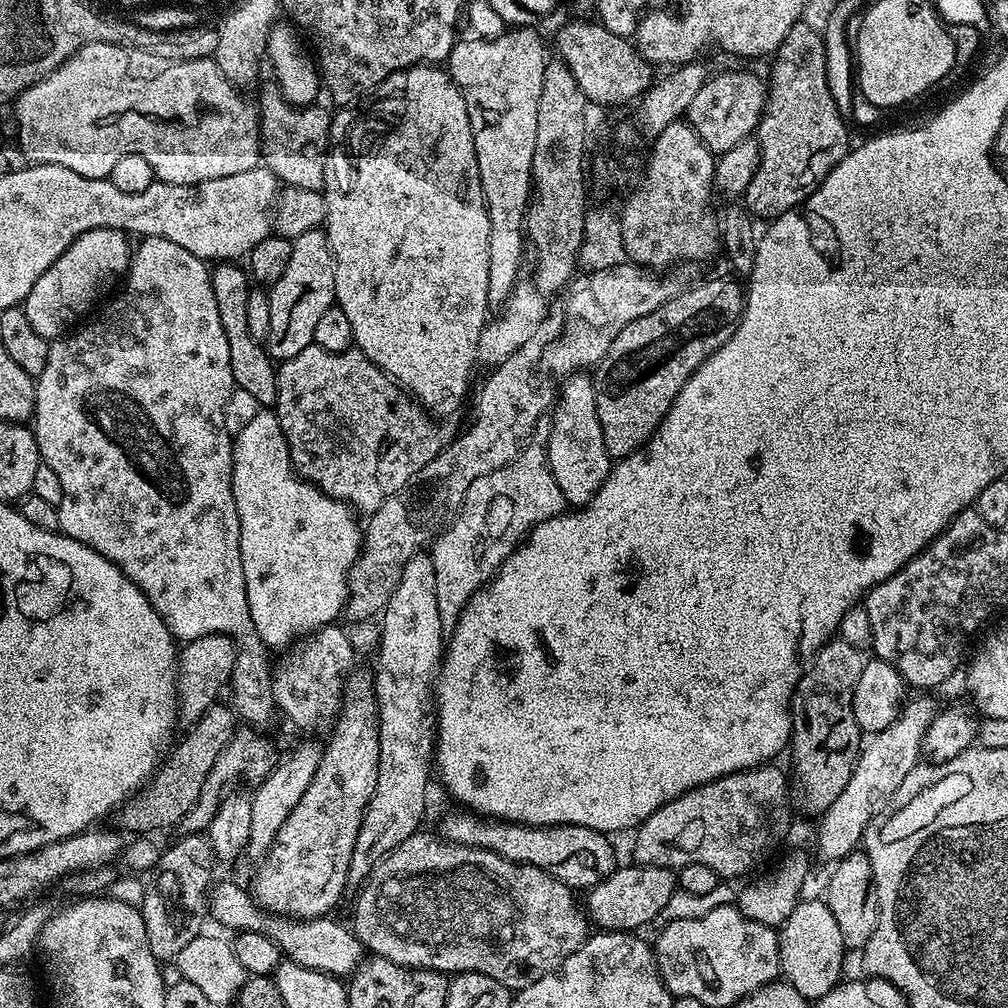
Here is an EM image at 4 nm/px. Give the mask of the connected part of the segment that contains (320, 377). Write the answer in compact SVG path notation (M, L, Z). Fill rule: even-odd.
M312 343L306 350L302 350L302 354L294 354L294 358L279 361L276 369L276 402L274 411L278 422L282 426L282 434L286 438L286 446L290 450L292 469L303 480L309 480L314 487L325 492L330 498L340 500L357 513L364 512L363 514L376 512L378 506L382 506L382 502L386 502L386 498L390 498L394 494L398 494L403 488L409 487L415 481L418 470L422 470L422 466L426 466L426 462L433 460L452 441L454 435L454 429L450 425L439 424L436 421L439 419L429 415L423 404L413 399L391 376L387 376L379 366L374 362L370 362L370 358L366 358L366 354L355 346L346 349L344 352L327 352L318 347L317 344Z

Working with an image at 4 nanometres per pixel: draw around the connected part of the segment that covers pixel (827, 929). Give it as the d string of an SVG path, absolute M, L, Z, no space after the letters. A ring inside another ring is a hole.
M801 899L782 924L778 935L781 975L803 997L815 1002L841 981L846 949L827 901Z

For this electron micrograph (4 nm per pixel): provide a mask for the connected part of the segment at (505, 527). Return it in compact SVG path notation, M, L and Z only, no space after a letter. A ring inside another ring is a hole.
M517 458L504 468L494 470L473 482L464 504L451 523L445 527L449 528L445 532L443 529L435 537L436 545L430 548L430 555L434 562L434 578L438 590L438 614L446 626L455 624L468 599L495 576L502 562L506 562L510 553L520 547L535 524L549 520L551 516L559 516L565 511L564 495L562 490L558 490L558 482L554 482L554 474L548 468L547 459L524 459Z

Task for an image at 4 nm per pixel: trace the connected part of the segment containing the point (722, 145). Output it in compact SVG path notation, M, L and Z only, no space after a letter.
M732 68L729 72L709 75L708 80L698 90L694 102L690 102L686 113L686 123L696 132L700 141L713 154L730 150L736 143L749 139L760 124L760 115L766 103L766 84L746 69Z

